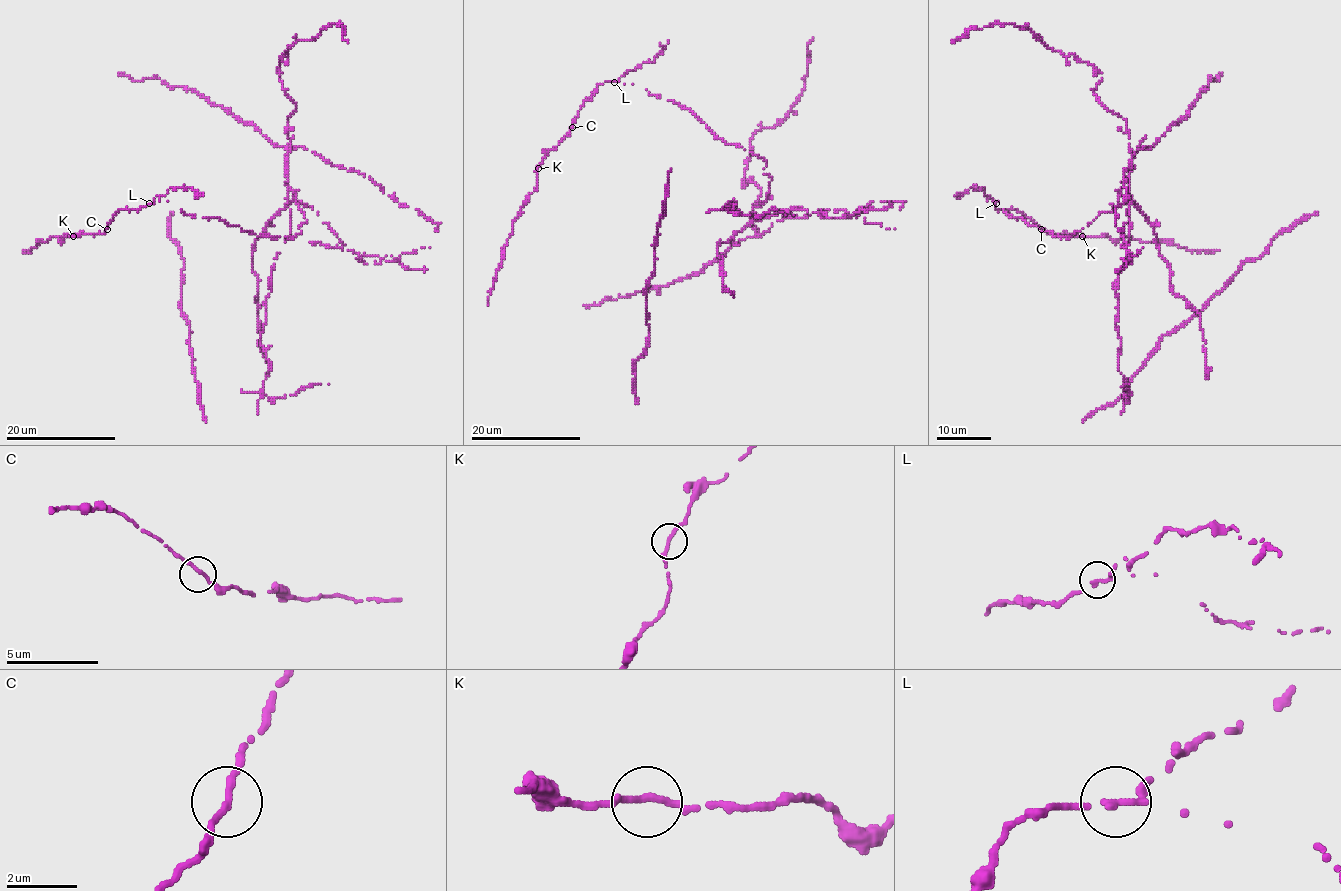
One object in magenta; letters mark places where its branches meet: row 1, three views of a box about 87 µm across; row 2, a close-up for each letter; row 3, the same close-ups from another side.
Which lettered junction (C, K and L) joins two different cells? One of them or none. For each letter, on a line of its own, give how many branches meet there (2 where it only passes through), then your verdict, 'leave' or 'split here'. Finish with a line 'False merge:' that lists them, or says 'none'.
C: 2 branches meet; leave
K: 2 branches meet; leave
L: 2 branches meet; split here
False merge: L

